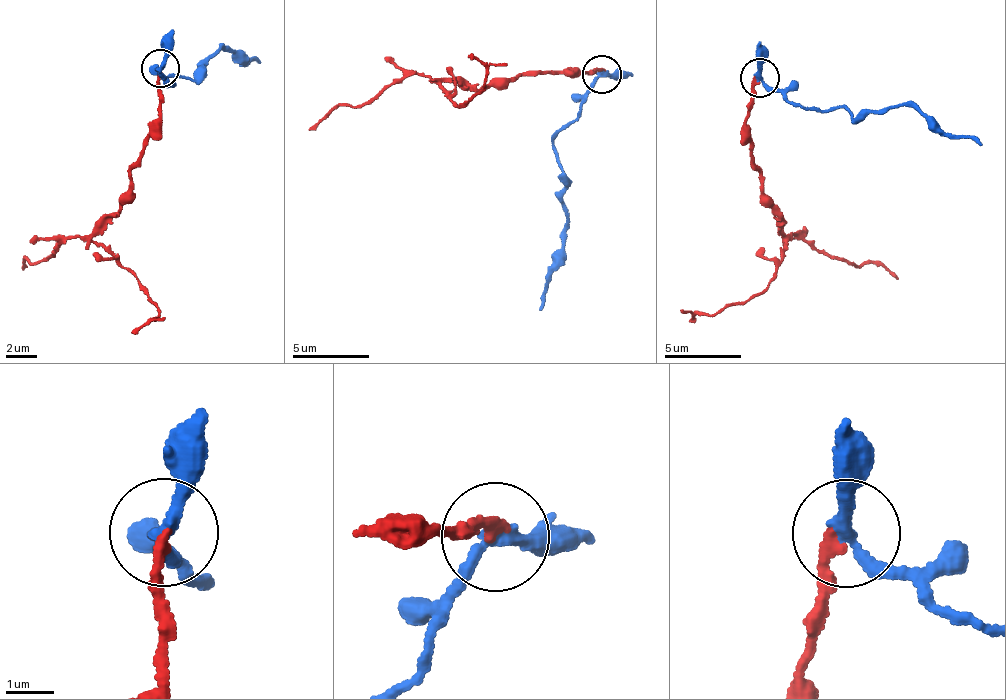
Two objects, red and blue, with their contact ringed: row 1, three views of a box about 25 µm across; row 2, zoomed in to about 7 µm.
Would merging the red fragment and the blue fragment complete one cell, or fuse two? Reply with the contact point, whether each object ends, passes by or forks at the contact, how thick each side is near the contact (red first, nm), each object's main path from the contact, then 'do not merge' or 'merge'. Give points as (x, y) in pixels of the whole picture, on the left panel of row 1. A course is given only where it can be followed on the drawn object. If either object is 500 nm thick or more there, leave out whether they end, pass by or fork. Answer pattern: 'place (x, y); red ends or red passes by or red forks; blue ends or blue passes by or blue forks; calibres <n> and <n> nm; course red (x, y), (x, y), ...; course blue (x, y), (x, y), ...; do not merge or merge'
place (160, 68); red ends; blue passes by; calibres 240 and 260 nm; course red (159, 69), (159, 128), (131, 170), (131, 196), (93, 238), (149, 291), (157, 315), (148, 318), (133, 335); course blue (159, 69), (174, 83), (166, 77), (202, 75), (216, 53), (228, 47), (243, 61), (260, 63); do not merge

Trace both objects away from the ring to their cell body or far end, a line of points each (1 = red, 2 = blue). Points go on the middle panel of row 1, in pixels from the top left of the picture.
1: (600, 73), (523, 75), (508, 80), (442, 83), (452, 103), (469, 104), (486, 81), (486, 66), (471, 53)
2: (600, 73), (581, 114), (553, 140), (564, 184), (566, 214), (563, 239), (539, 311)

